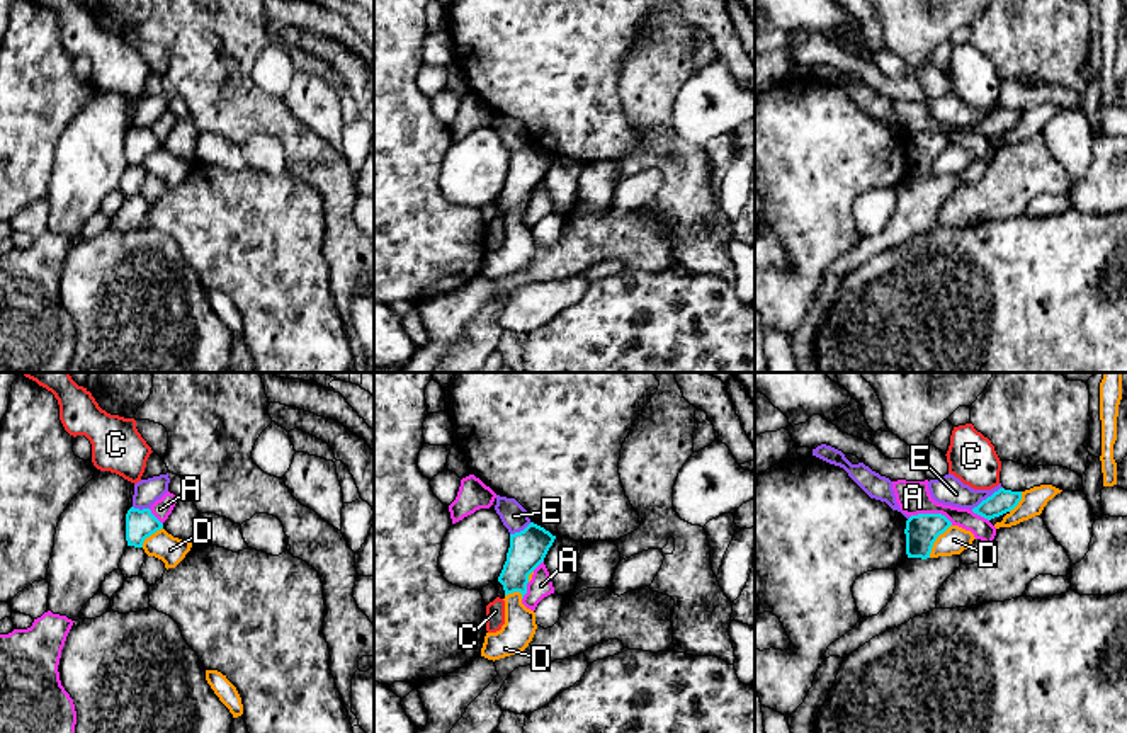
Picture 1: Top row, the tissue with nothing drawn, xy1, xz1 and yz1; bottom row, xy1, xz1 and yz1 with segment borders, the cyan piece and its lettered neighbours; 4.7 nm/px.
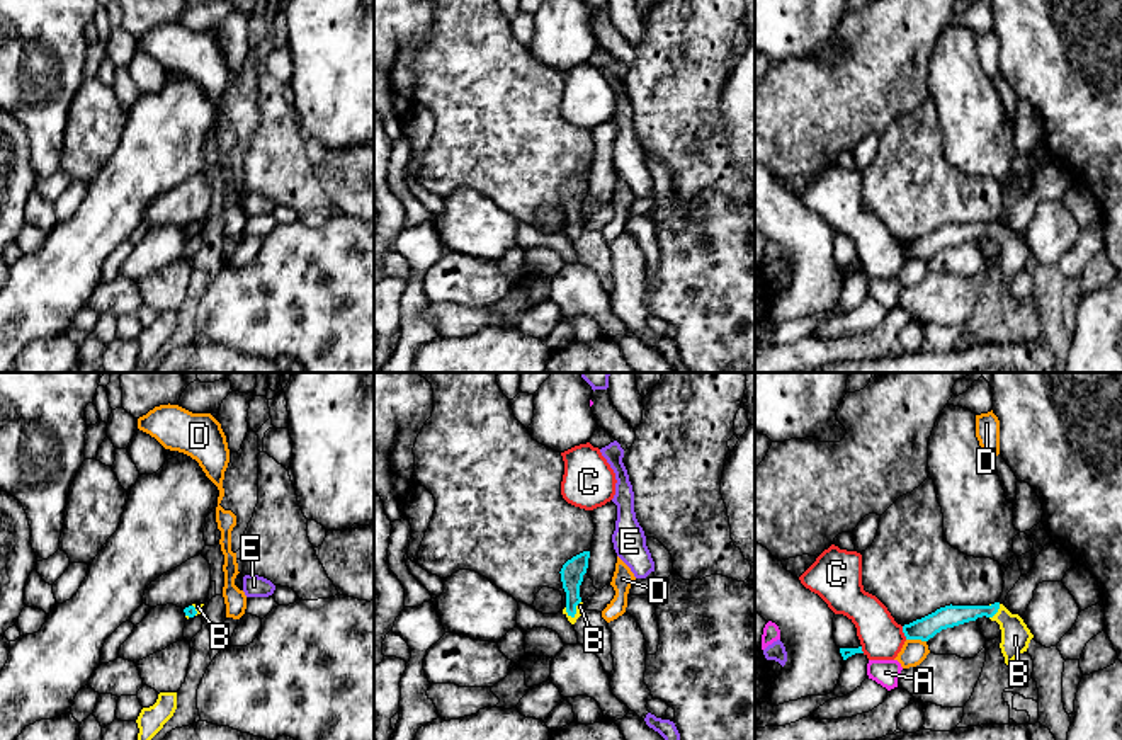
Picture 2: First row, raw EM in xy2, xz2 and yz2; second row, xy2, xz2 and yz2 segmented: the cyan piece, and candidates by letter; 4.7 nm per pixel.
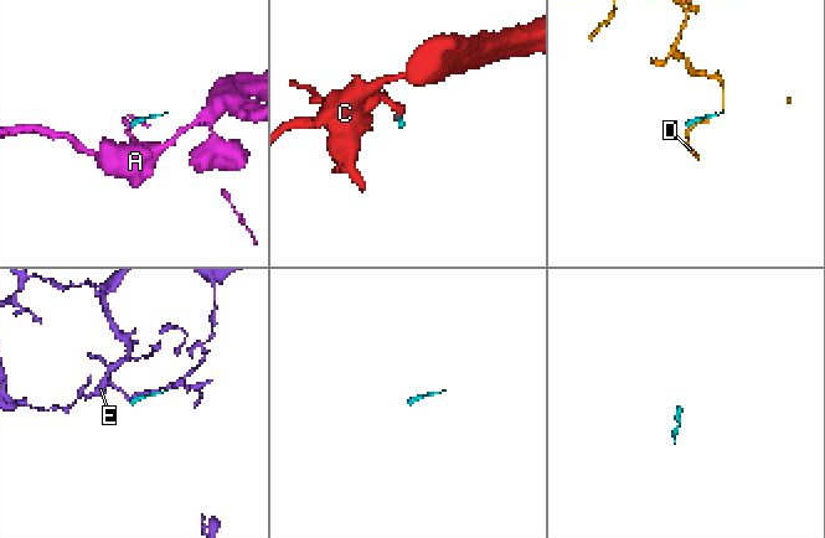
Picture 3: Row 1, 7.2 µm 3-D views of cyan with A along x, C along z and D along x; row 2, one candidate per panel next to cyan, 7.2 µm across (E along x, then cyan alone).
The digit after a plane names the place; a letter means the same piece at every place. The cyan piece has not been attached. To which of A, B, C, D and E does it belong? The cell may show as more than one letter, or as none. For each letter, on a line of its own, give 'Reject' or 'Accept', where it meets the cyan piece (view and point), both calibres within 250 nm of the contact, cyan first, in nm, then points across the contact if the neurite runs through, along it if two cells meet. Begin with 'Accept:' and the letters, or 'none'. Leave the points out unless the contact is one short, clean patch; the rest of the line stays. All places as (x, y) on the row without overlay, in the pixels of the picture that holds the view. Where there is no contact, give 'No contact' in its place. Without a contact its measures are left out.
Accept: D
A: Reject. Touches cyan at yz1 (932, 133). Thickness 160 nm (cyan) against 160 nm. Boundary: yz1 (910, 135), (942, 133), (952, 143)
B: Reject. Touches cyan at xz2 (575, 230). Thickness 110 nm (cyan) against 30 nm
C: Reject. Touches cyan at yz2 (903, 250). Thickness 110 nm (cyan) against 200 nm. Boundary: yz2 (901, 245), (906, 257)
D: Accept. Touches cyan at yz1 (935, 159). Thickness 160 nm (cyan) against 120 nm
E: Reject. Touches cyan at yz1 (988, 116). Thickness 110 nm (cyan) against 140 nm

